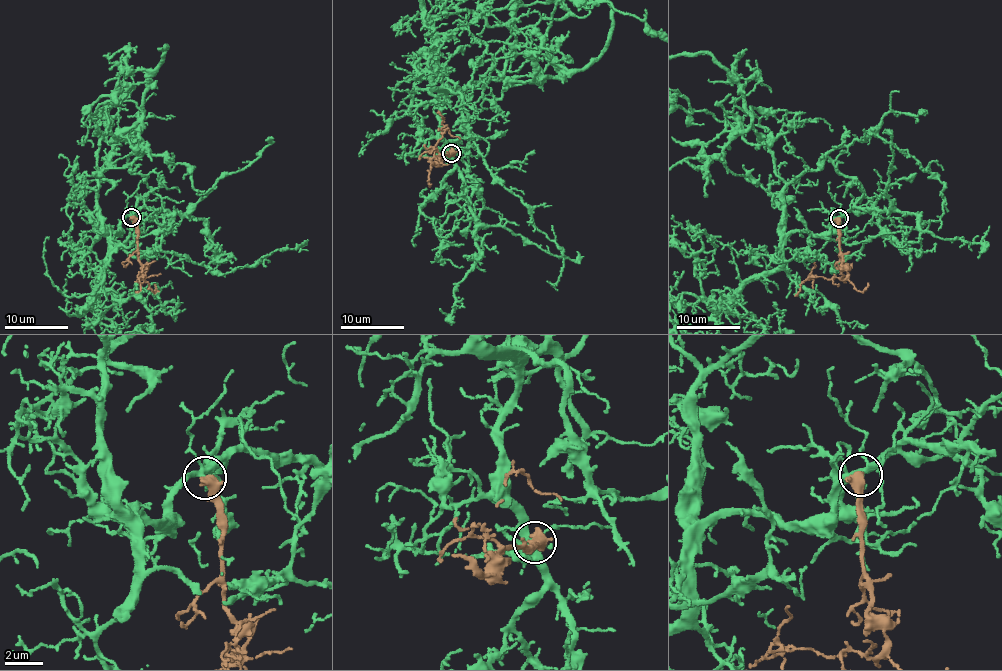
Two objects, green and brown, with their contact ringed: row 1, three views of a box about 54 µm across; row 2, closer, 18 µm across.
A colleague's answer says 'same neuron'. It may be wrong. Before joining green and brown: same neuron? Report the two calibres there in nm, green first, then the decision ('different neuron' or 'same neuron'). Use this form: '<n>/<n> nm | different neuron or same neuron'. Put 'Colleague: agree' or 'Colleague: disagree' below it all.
280/600 nm | same neuron
Colleague: agree

